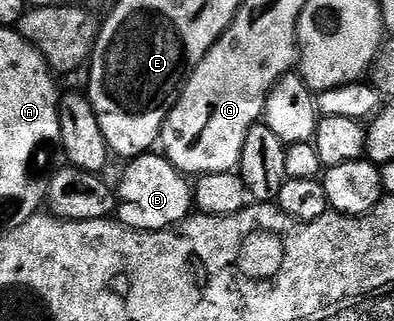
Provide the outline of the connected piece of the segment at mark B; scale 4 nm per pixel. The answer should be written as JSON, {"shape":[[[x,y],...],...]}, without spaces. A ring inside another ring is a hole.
{"shape":[[[164,154],[140,155],[138,159],[128,160],[126,167],[129,168],[122,173],[121,184],[116,184],[115,187],[116,222],[136,231],[167,231],[176,228],[184,219],[189,218],[195,203],[190,180],[178,171]]]}

